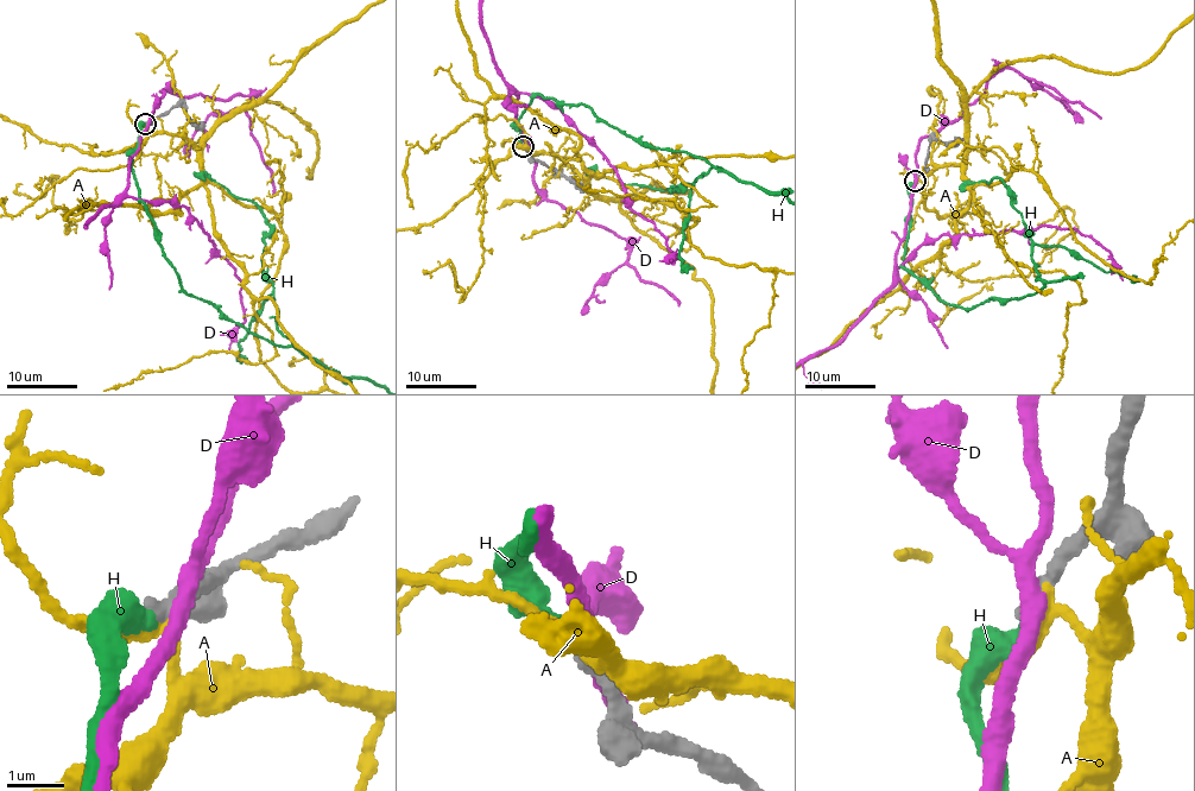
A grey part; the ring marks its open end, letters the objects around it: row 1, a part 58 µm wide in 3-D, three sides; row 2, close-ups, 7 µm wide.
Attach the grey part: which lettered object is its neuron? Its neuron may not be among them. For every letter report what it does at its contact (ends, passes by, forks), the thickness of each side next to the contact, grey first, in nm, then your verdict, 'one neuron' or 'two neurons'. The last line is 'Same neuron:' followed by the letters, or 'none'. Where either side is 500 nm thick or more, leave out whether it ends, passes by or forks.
A: it passes by; calibres 320 and 180 nm; two neurons
D: it forks; calibres 320 and 240 nm; two neurons
H: it ends; calibres 280 and 360 nm; one neuron
Same neuron: H

